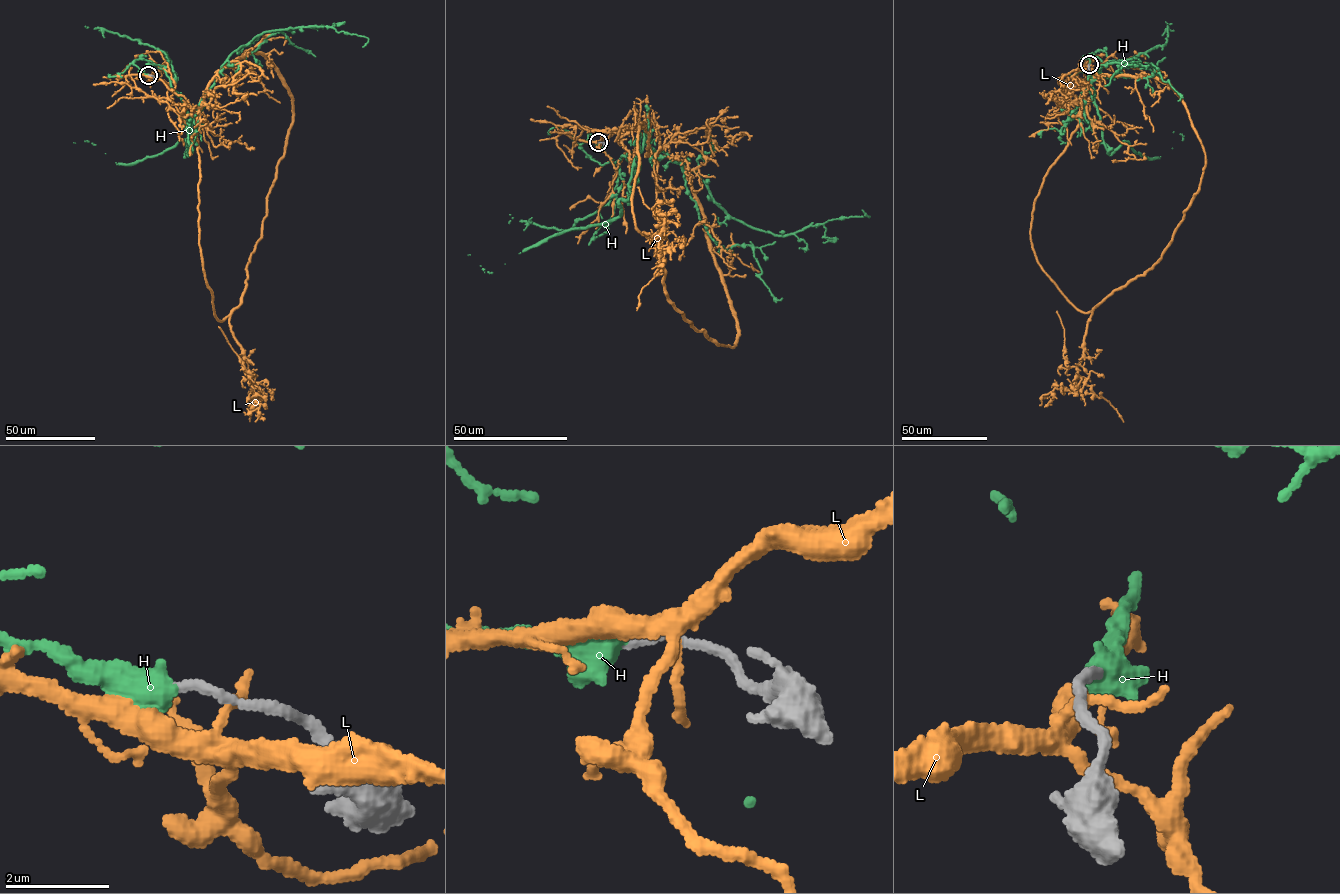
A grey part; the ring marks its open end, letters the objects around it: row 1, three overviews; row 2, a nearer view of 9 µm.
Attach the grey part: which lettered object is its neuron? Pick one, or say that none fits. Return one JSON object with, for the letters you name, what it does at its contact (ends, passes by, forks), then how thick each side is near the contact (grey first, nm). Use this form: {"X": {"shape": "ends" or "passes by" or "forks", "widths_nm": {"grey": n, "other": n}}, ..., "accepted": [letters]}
{"H": {"shape": "ends", "widths_nm": {"grey": 170, "other": 550}}, "accepted": ["H"]}

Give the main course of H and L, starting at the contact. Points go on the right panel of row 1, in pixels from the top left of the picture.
H: (1089, 64), (1105, 51), (1091, 86), (1100, 142), (1070, 111), (1102, 66), (1139, 59), (1105, 86)
L: (1088, 65), (1062, 97), (1080, 120), (1045, 177), (1030, 234), (1059, 291), (1092, 310), (1078, 374), (1123, 422)

